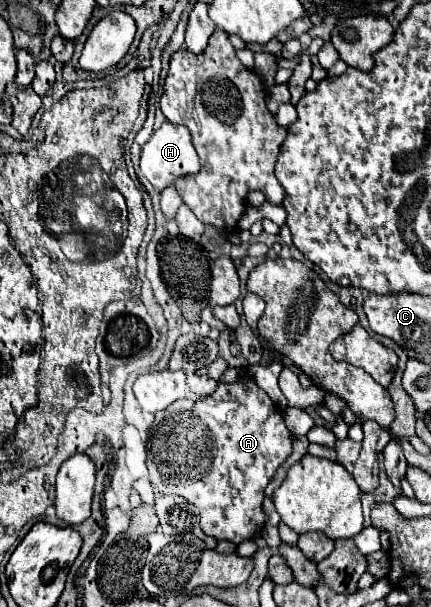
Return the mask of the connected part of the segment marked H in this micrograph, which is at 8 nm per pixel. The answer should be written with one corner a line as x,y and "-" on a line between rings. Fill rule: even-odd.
168,121
160,129
154,131
150,141
140,151
140,171
158,191
166,189
168,185
174,185
174,181
182,175
198,173
200,167
202,165
196,155
194,145
192,145
190,131
186,131
186,127
182,127
182,125
172,125

